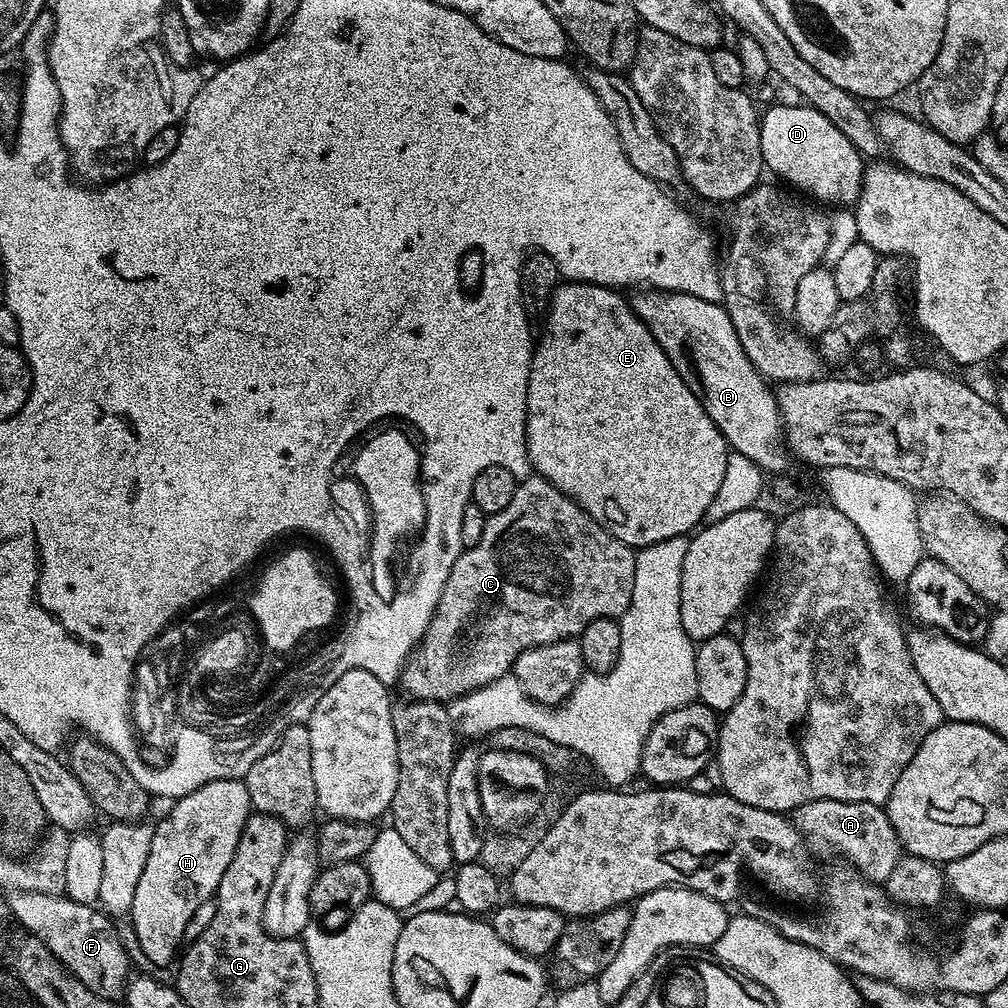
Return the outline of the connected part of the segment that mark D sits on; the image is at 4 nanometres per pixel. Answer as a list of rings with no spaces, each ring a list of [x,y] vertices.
[[[776,104],[765,112],[763,109],[759,121],[762,158],[769,173],[772,171],[774,175],[781,176],[785,185],[793,184],[788,185],[793,189],[801,188],[796,190],[821,205],[855,205],[866,164],[859,150],[830,119],[809,106],[799,108],[796,104]]]

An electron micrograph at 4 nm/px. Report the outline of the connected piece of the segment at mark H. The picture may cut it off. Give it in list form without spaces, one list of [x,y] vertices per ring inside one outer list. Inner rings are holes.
[[[243,779],[211,781],[177,799],[167,809],[166,814],[172,820],[168,818],[168,824],[159,828],[160,836],[152,836],[156,839],[156,848],[150,846],[152,860],[146,858],[130,913],[136,944],[154,967],[164,968],[172,959],[172,963],[177,959],[187,922],[202,902],[215,897],[222,874],[226,874],[226,866],[230,866],[242,830],[253,812]]]

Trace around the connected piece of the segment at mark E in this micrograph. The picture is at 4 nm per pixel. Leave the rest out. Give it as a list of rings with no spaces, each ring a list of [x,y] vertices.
[[[579,282],[561,283],[552,293],[552,302],[548,305],[546,319],[543,321],[544,337],[541,340],[539,337],[532,353],[526,398],[528,421],[524,433],[528,439],[528,456],[532,459],[533,469],[545,480],[550,481],[555,488],[567,494],[571,500],[576,501],[581,508],[586,509],[614,539],[621,540],[633,550],[639,550],[662,542],[666,538],[688,536],[704,520],[706,506],[710,506],[714,494],[718,494],[718,486],[722,486],[730,449],[718,426],[714,426],[714,422],[706,414],[698,398],[689,390],[676,367],[670,362],[662,345],[654,338],[654,334],[650,334],[648,327],[637,318],[631,303],[620,296],[623,295],[617,289],[605,288],[603,284]]]

